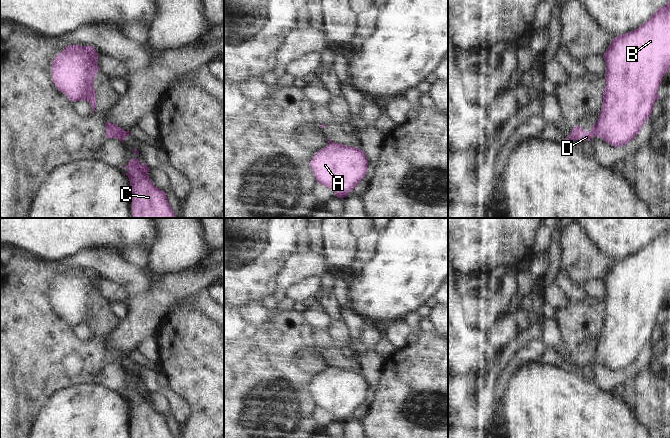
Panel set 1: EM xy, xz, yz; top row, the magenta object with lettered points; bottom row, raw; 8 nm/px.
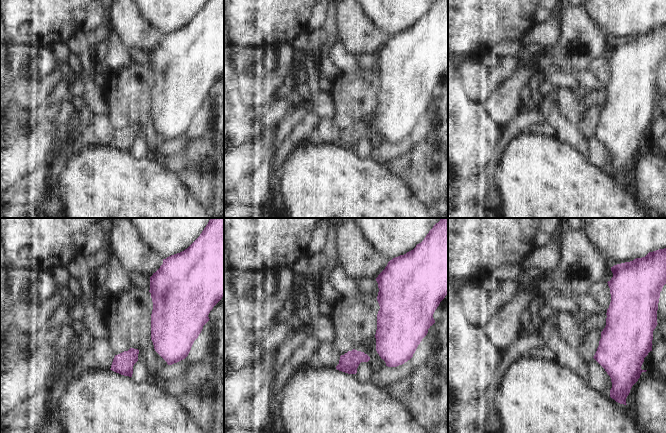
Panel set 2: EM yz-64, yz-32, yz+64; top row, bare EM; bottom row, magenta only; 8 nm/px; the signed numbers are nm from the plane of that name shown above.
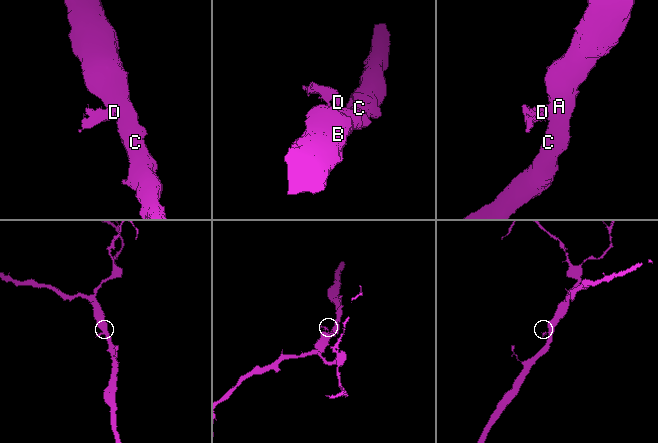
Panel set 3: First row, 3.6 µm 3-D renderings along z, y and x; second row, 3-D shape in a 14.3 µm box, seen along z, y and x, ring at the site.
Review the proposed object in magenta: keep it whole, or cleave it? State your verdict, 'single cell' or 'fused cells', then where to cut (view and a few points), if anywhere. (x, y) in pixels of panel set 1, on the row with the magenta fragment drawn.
fused cells | yz (597, 122), (595, 133)

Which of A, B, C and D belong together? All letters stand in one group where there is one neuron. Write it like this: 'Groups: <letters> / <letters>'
Groups: A B C / D

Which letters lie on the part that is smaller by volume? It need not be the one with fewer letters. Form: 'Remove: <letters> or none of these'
Remove: D

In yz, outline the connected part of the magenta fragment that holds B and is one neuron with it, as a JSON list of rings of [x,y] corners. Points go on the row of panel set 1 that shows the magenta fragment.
[[[670,1],[637,29],[614,37],[603,58],[605,88],[596,136],[619,147],[629,143],[650,117],[653,104],[659,99],[657,88],[670,70]]]

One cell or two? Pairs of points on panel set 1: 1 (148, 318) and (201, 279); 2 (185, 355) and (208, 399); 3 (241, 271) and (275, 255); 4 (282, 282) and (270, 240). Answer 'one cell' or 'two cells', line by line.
1: one cell
2: one cell
3: one cell
4: two cells

